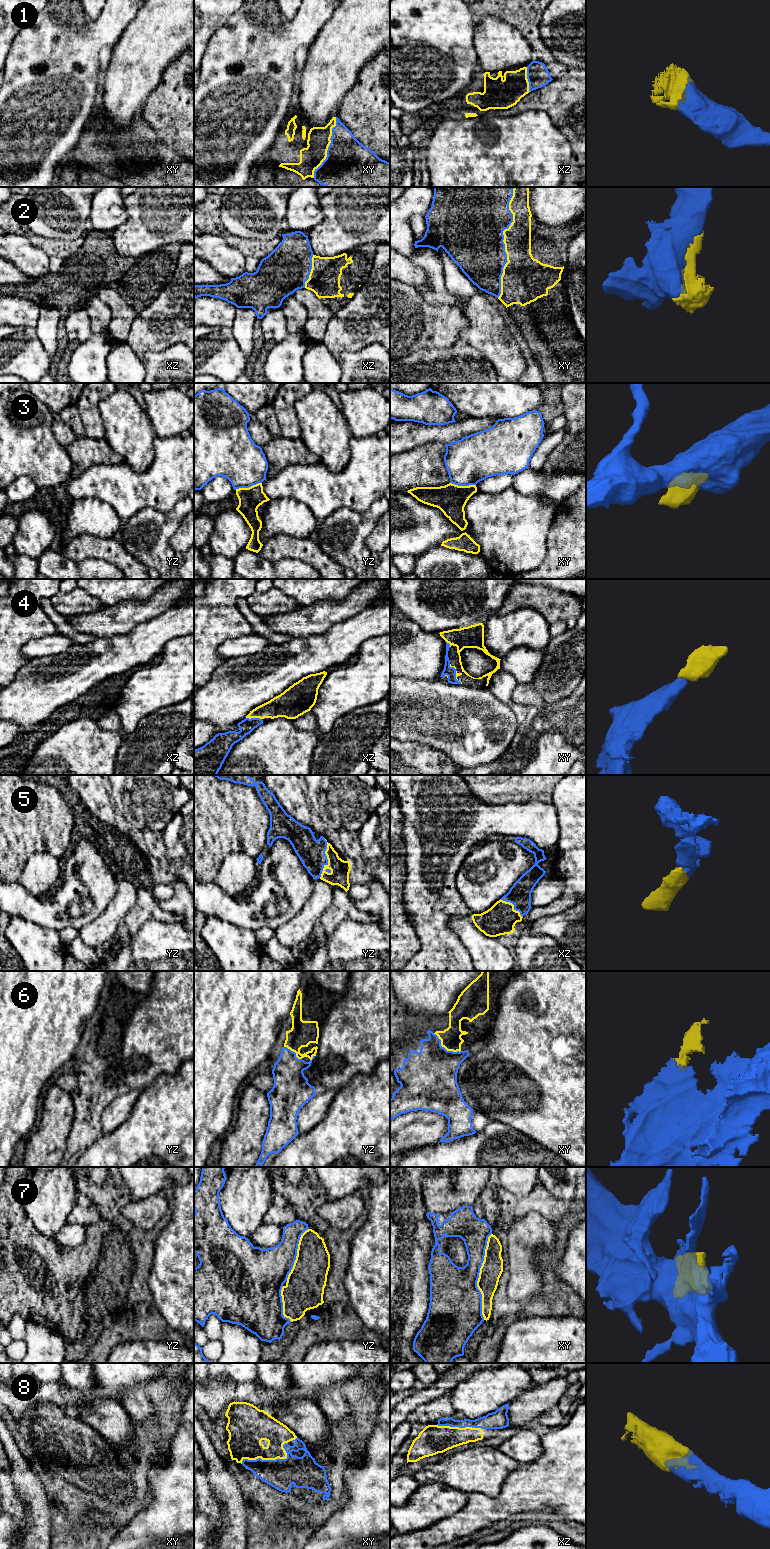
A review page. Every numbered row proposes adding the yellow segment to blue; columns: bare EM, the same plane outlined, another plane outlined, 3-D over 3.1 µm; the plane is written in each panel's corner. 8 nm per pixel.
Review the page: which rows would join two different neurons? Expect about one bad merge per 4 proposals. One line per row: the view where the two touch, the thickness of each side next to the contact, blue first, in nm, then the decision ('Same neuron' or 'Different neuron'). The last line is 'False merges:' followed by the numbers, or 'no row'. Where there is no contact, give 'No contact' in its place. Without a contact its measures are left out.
1: Touches blue in xy. Thickness 440 nm (blue) against 180 nm. Same neuron
2: Touches blue in xy. Thickness 480 nm (blue) against 240 nm. Same neuron
3: Touches blue in yz. Thickness 360 nm (blue) against 180 nm. Different neuron
4: Touches blue in xz. Thickness 120 nm (blue) against 180 nm. Same neuron
5: Touches blue in yz. Thickness 220 nm (blue) against 160 nm. Same neuron
6: Touches blue in xy. Thickness 420 nm (blue) against 170 nm. Different neuron
7: Touches blue in xy. Thickness 400 nm (blue) against 180 nm. Different neuron
8: Touches blue in xy. Thickness 240 nm (blue) against 260 nm. Same neuron
False merges: 3, 6, 7

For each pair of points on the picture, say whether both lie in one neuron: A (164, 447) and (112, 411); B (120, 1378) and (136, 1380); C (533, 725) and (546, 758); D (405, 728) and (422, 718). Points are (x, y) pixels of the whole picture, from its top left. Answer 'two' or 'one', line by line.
A: two
B: one
C: one
D: one

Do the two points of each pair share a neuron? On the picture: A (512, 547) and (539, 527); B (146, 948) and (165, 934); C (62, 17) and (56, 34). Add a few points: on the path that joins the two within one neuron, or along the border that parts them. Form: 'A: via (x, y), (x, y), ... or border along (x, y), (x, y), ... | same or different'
A: via (519, 540), (532, 527) | same
B: via (151, 943), (156, 936), (160, 936) | same
C: border along (53, 10), (56, 18), (63, 24), (84, 23) | different

